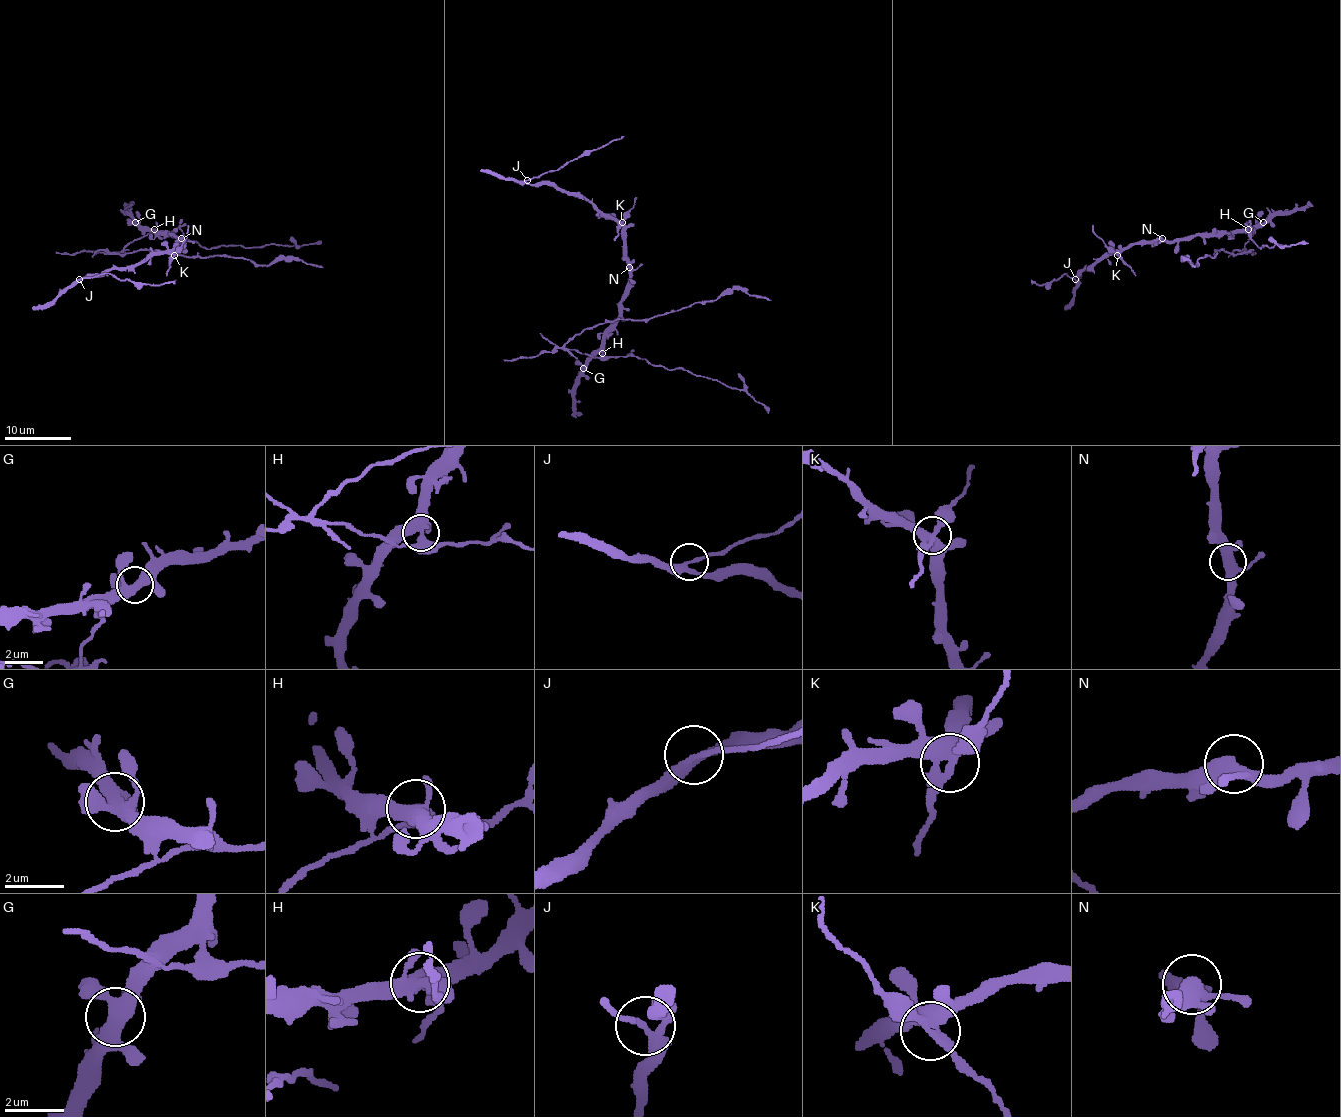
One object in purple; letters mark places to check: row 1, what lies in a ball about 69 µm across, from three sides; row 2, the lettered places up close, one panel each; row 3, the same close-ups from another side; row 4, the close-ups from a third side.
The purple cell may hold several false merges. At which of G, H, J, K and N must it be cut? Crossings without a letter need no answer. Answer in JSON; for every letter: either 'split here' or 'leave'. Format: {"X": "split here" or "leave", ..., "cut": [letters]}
{"G": "leave", "H": "split here", "J": "split here", "K": "split here", "N": "leave", "cut": ["H", "J", "K"]}

